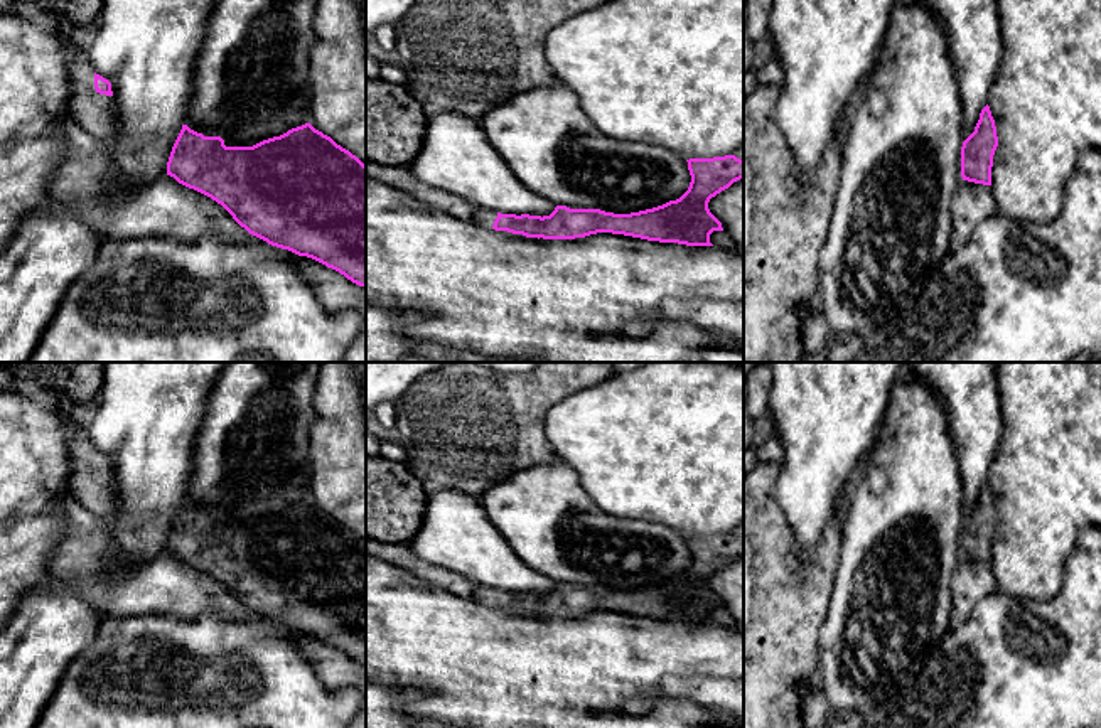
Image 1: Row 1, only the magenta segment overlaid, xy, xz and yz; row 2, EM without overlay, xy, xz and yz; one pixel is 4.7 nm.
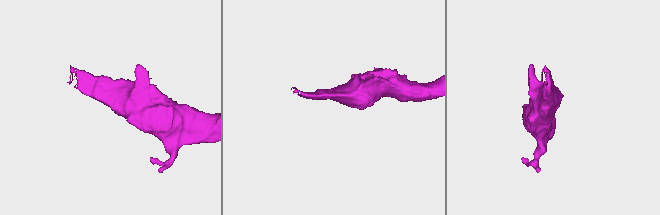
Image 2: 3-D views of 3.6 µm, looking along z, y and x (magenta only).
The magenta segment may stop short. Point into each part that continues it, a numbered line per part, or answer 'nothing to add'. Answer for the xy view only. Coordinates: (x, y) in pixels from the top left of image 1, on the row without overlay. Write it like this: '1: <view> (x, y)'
1: xy (93, 489)

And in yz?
nothing to add

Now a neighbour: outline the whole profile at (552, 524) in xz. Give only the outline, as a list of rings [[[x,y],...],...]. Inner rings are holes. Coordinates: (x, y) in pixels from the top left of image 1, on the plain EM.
[[[560,460],[518,472],[477,500],[514,554],[555,583],[631,592],[679,576],[691,559],[688,539],[673,527],[605,514]]]

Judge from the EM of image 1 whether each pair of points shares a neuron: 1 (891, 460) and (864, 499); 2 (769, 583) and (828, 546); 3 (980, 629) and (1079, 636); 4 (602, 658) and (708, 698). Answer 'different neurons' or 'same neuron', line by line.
1: same neuron
2: same neuron
3: same neuron
4: different neurons

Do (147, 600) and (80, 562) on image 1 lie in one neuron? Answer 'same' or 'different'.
same

